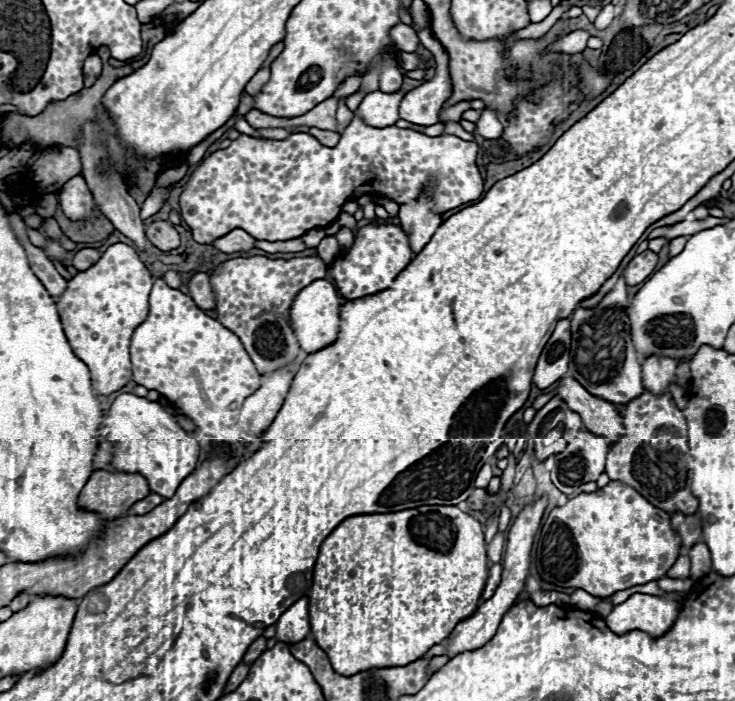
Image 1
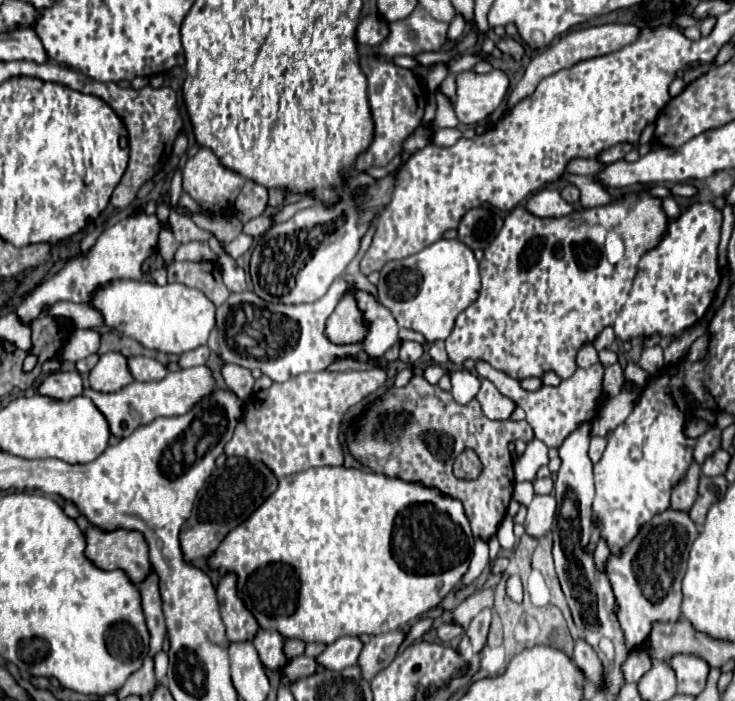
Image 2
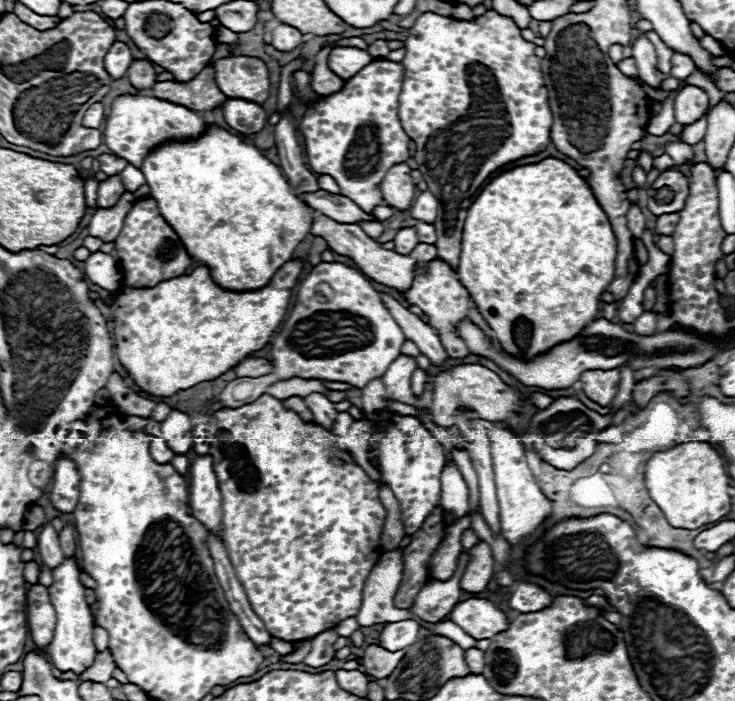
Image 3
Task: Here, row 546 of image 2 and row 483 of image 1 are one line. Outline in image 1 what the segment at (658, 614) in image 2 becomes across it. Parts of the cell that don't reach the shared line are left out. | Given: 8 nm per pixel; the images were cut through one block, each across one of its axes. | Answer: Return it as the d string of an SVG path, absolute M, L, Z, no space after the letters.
M644 392L620 410L626 436L618 442L610 442L610 452L606 460L606 474L610 480L624 482L638 490L656 508L668 514L682 512L686 516L698 510L698 500L690 492L688 484L688 444L686 444L686 420L682 410L676 408L672 396L654 396Z

